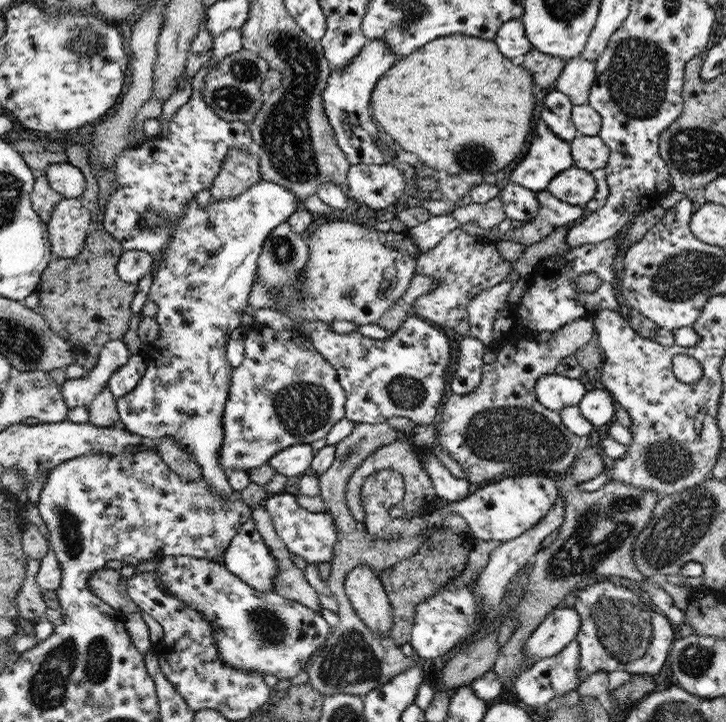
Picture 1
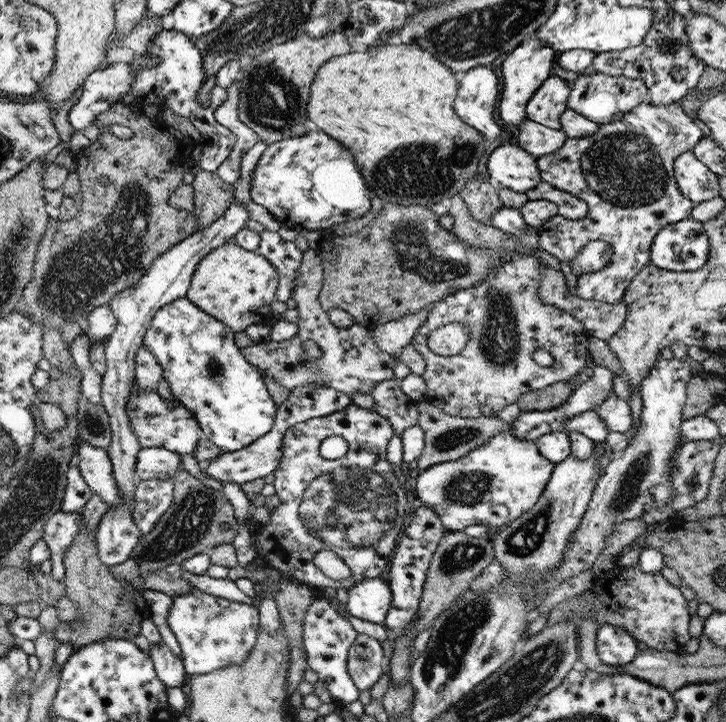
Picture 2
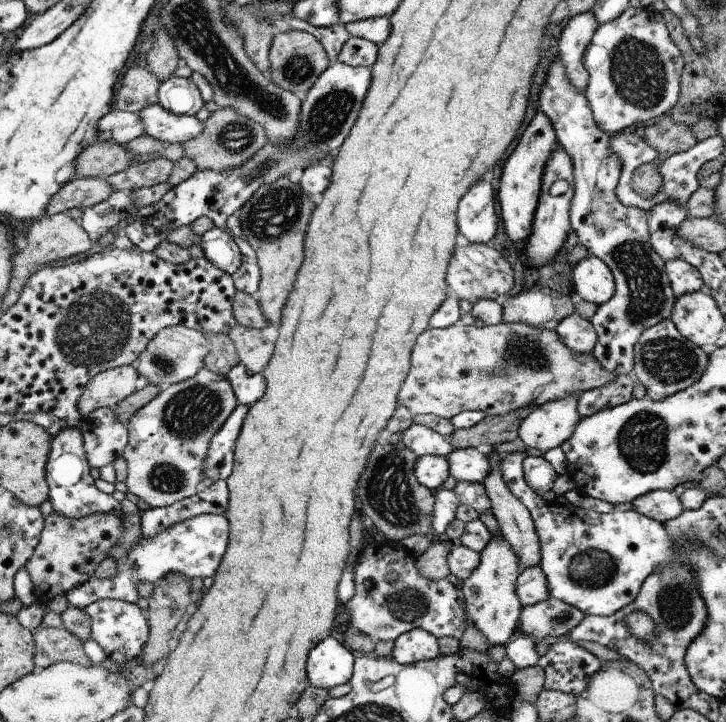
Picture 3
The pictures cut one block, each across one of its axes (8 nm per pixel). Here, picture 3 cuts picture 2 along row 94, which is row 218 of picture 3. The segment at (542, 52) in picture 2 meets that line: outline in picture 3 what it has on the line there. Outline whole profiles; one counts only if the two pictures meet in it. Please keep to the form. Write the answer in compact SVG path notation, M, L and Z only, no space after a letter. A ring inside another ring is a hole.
M541 108L519 139L520 142L512 154L508 156L505 169L502 170L500 187L498 188L498 204L500 204L500 214L502 214L506 234L521 248L532 230L532 221L540 198L545 164L559 146L559 140L552 121L543 113Z

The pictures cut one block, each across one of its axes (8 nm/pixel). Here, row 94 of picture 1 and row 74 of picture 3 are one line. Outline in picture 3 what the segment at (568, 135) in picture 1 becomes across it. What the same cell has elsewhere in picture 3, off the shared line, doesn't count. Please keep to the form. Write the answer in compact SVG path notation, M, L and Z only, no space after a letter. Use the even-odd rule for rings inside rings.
M556 58L551 62L546 81L540 90L539 100L543 113L552 121L559 144L573 162L575 191L569 210L571 230L576 232L580 242L586 246L590 254L597 256L610 267L615 280L612 298L599 305L596 314L590 319L597 332L593 355L604 370L618 375L628 375L633 370L633 350L640 335L647 328L671 316L676 296L665 272L665 260L652 248L648 213L639 208L624 206L615 195L622 165L619 156L610 150L609 142L612 136L596 124L588 99L568 80L562 59Z

